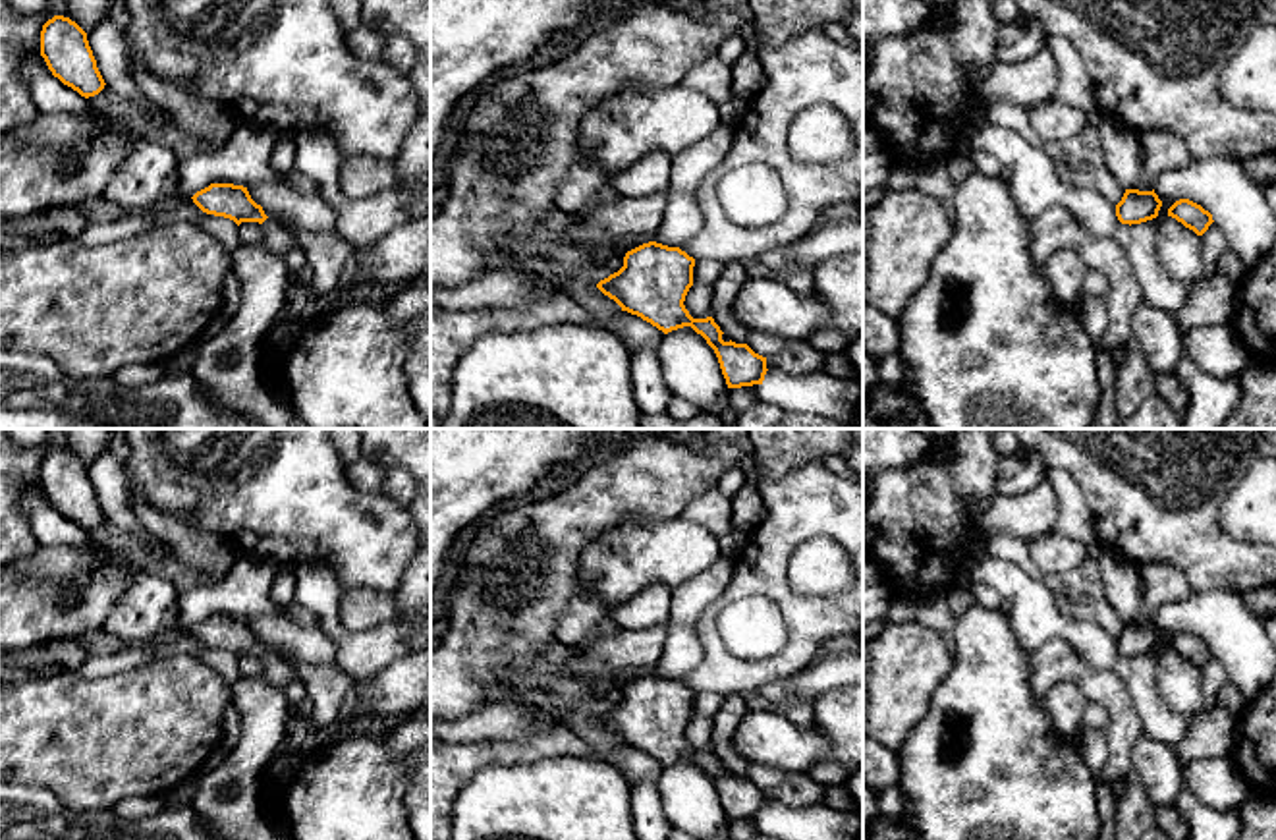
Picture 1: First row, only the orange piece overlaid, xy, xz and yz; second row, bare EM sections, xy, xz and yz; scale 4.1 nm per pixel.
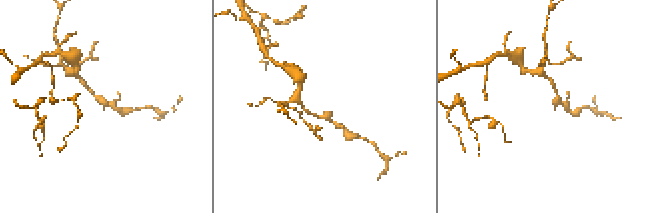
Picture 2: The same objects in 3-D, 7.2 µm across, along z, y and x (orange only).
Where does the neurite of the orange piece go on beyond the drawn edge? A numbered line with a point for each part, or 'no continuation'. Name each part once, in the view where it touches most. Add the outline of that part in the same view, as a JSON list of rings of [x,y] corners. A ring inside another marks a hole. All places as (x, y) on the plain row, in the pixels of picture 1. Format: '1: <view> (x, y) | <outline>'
no continuation

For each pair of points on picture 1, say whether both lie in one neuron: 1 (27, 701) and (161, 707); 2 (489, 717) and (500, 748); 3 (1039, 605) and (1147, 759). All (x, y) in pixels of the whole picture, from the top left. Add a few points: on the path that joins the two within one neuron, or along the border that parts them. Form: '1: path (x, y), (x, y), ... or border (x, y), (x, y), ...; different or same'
1: path (60, 707), (128, 707); same
2: border (537, 721), (522, 738), (452, 744); different
3: border (1145, 732), (1159, 738), (1170, 750); different

